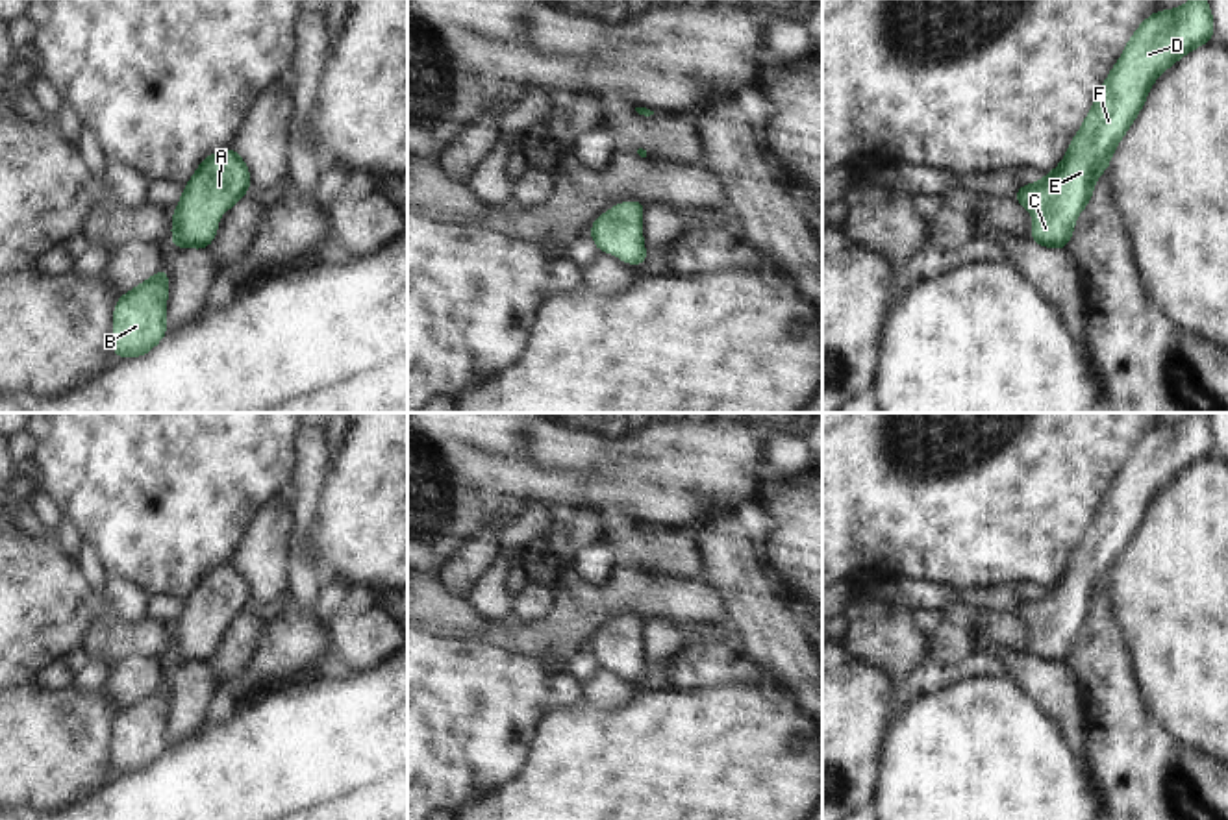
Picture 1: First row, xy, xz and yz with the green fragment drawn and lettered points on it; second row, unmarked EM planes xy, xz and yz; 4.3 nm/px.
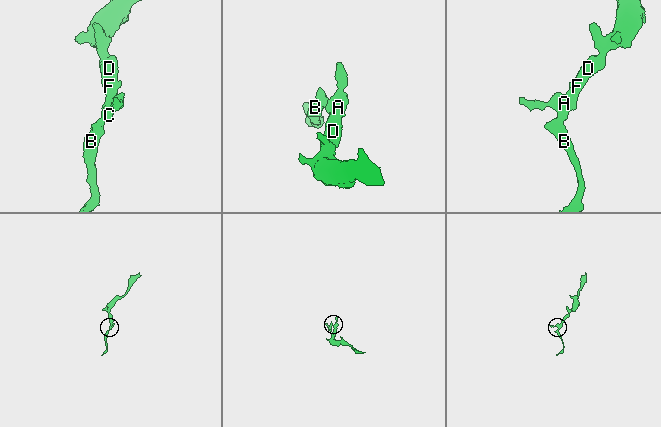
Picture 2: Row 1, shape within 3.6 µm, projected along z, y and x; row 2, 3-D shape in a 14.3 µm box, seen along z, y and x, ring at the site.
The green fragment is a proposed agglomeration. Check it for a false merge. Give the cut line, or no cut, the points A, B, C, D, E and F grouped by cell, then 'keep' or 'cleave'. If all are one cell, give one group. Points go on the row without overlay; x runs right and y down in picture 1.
no cut | A B C D E F | keep

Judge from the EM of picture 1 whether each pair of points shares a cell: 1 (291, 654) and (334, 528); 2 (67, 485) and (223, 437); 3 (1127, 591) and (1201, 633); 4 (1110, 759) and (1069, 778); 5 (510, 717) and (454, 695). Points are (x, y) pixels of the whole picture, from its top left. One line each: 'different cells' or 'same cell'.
1: different cells
2: same cell
3: same cell
4: different cells
5: same cell

